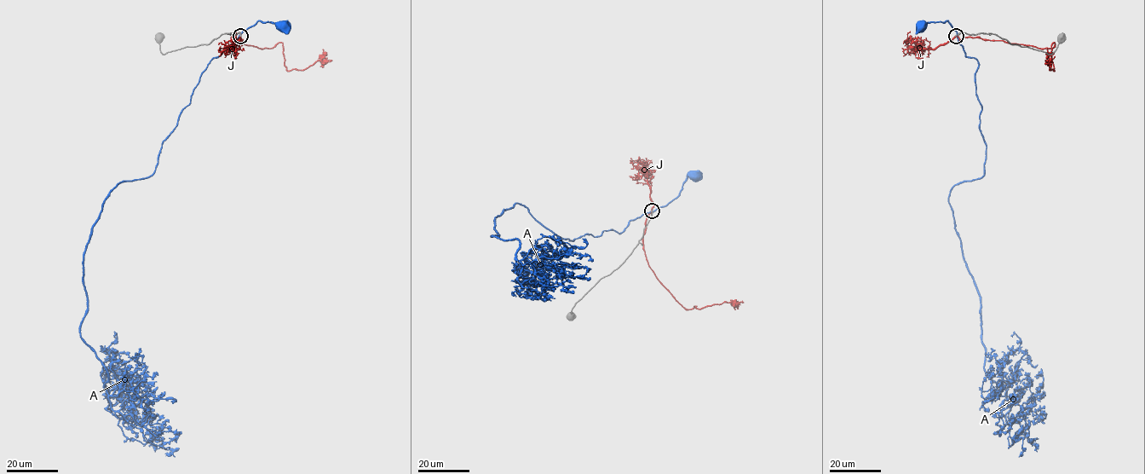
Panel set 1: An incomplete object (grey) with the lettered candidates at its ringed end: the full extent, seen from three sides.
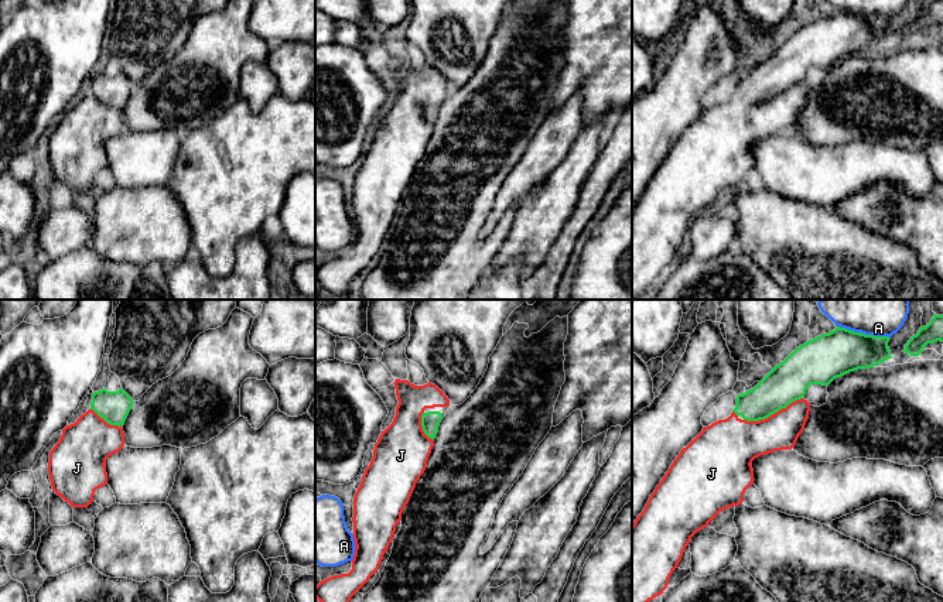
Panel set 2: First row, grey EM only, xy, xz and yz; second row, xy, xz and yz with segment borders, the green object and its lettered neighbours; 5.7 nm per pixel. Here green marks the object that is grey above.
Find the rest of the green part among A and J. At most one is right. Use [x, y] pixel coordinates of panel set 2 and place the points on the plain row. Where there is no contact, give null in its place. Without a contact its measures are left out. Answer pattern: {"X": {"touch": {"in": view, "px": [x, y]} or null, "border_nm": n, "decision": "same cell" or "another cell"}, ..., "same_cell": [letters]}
{"A": {"touch": {"in": "yz", "px": [864, 17]}, "border_nm": 320, "decision": "another cell"}, "J": {"touch": {"in": "yz", "px": [772, 96]}, "border_nm": 360, "decision": "same cell"}, "same_cell": ["J"]}

